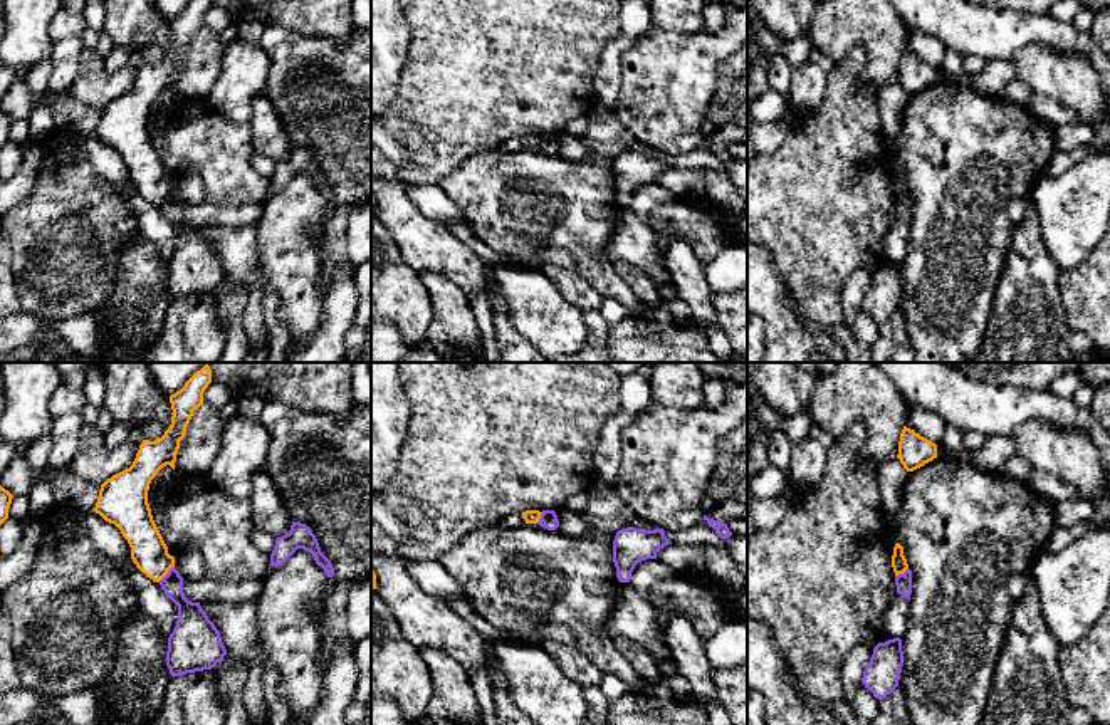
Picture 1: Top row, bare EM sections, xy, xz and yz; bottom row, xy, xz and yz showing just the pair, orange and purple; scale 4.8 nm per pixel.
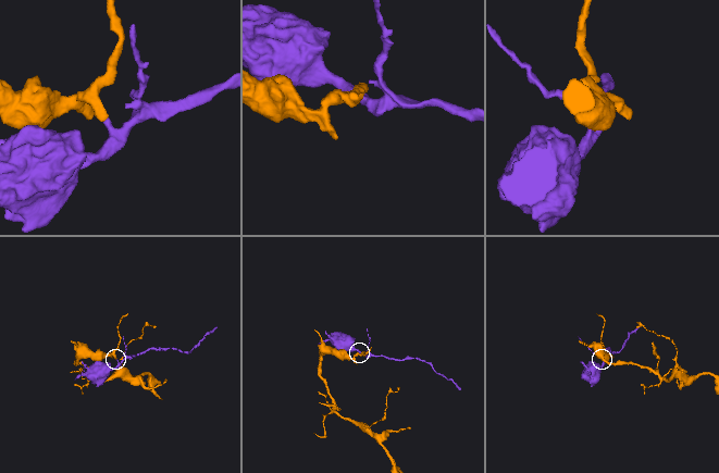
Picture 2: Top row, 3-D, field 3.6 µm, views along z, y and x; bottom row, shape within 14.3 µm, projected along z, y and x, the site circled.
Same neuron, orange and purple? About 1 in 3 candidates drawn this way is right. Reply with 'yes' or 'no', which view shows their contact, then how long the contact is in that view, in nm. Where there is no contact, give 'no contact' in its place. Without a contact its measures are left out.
no; meets orange in xy; contact 110 nm long

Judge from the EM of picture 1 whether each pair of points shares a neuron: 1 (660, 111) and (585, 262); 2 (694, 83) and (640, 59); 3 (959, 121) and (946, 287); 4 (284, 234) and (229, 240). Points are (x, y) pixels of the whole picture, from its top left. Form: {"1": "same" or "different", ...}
{"1": "different", "2": "same", "3": "same", "4": "different"}

